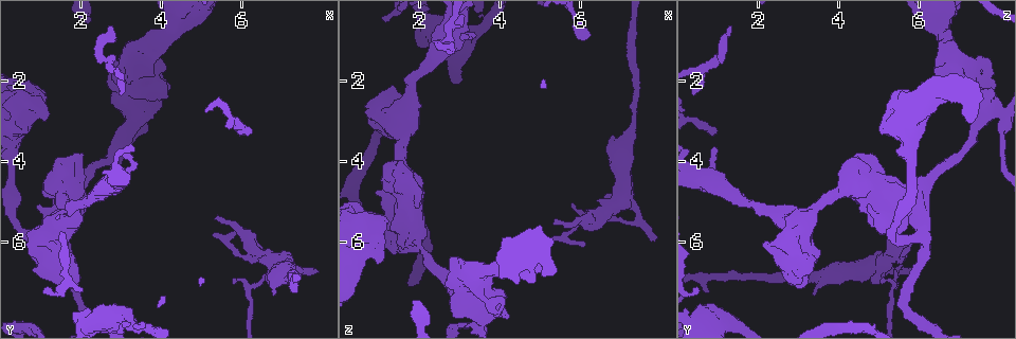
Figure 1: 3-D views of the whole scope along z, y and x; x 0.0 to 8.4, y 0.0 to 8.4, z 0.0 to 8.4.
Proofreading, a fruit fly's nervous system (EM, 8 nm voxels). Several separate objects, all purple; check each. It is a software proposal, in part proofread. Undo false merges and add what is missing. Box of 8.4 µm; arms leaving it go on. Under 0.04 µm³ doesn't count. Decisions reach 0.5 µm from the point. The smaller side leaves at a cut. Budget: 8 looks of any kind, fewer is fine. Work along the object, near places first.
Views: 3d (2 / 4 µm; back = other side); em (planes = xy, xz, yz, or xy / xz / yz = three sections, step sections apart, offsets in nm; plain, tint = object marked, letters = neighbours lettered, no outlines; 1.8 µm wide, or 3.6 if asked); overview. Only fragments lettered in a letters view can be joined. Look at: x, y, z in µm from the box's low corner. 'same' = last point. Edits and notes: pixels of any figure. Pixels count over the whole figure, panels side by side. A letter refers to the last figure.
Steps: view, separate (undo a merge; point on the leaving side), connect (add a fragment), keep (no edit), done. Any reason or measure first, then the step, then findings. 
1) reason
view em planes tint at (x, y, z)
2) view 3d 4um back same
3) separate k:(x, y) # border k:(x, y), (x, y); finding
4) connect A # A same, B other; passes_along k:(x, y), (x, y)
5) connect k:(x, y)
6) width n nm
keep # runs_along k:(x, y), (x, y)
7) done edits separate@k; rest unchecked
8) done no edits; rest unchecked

an open end
view 3d 2um at (0.60, 3.20, 5.10)

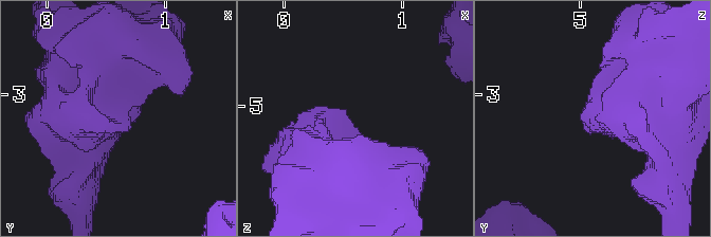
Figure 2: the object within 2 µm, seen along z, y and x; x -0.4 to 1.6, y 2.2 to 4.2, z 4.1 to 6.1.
need the tissue
view em planes letters at (0.60, 3.26, 5.16)

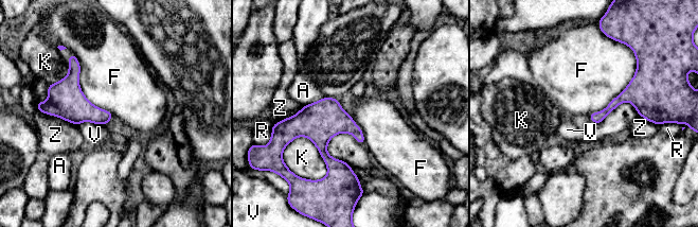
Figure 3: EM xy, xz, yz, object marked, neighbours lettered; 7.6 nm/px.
keep # A other, F other, K other, R other, V other, Z other; border 3:(73, 54), (82, 92), (114, 116); none of them fits

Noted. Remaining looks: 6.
view em 3.6um planes letters at (3.55, 2.65, 7.80)

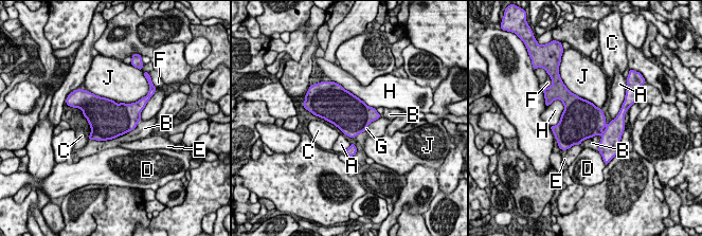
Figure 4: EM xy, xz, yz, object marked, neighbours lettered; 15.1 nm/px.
longest_contact B 850 nm
keep # A other, B other, C other, D other, E other, F other, G other, H other, J other; border 4:(88, 91), (116, 103), (142, 97); all the same cell

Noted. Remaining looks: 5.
sudden change in width
view 3d 4um at (1.30, 5.95, 5.80)

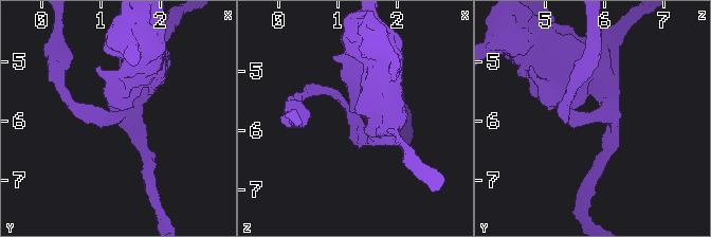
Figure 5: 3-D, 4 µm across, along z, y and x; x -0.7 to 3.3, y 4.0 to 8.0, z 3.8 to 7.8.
view em planes letters at (1.30, 5.90, 5.80)

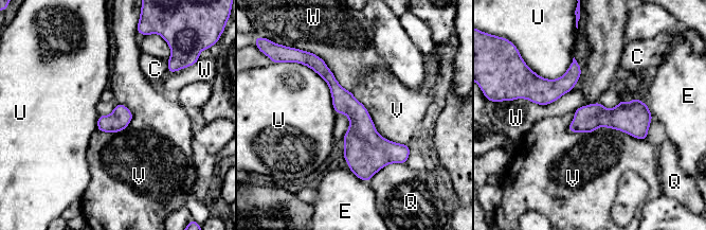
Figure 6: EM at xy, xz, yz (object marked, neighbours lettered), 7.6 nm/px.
keep # C other, E other, Q other, U other, V other, W other; border 6:(573, 89), (547, 104), (520, 99); continuous, no second cell

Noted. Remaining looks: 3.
three arms meet
view em xz step 8 letters at (6.85, 6.55, 5.10)

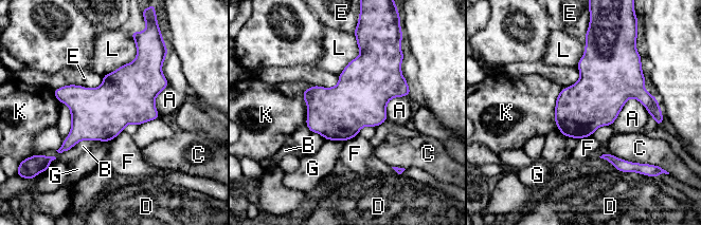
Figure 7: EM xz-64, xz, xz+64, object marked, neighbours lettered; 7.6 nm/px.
longest_contact B 420 nm
keep # A other, B other, C other, D other, E other, F other, G other, K other, L other; border 7:(564, 88), (555, 107), (559, 132); one cell here

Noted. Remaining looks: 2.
done no edits; rest unchecked

